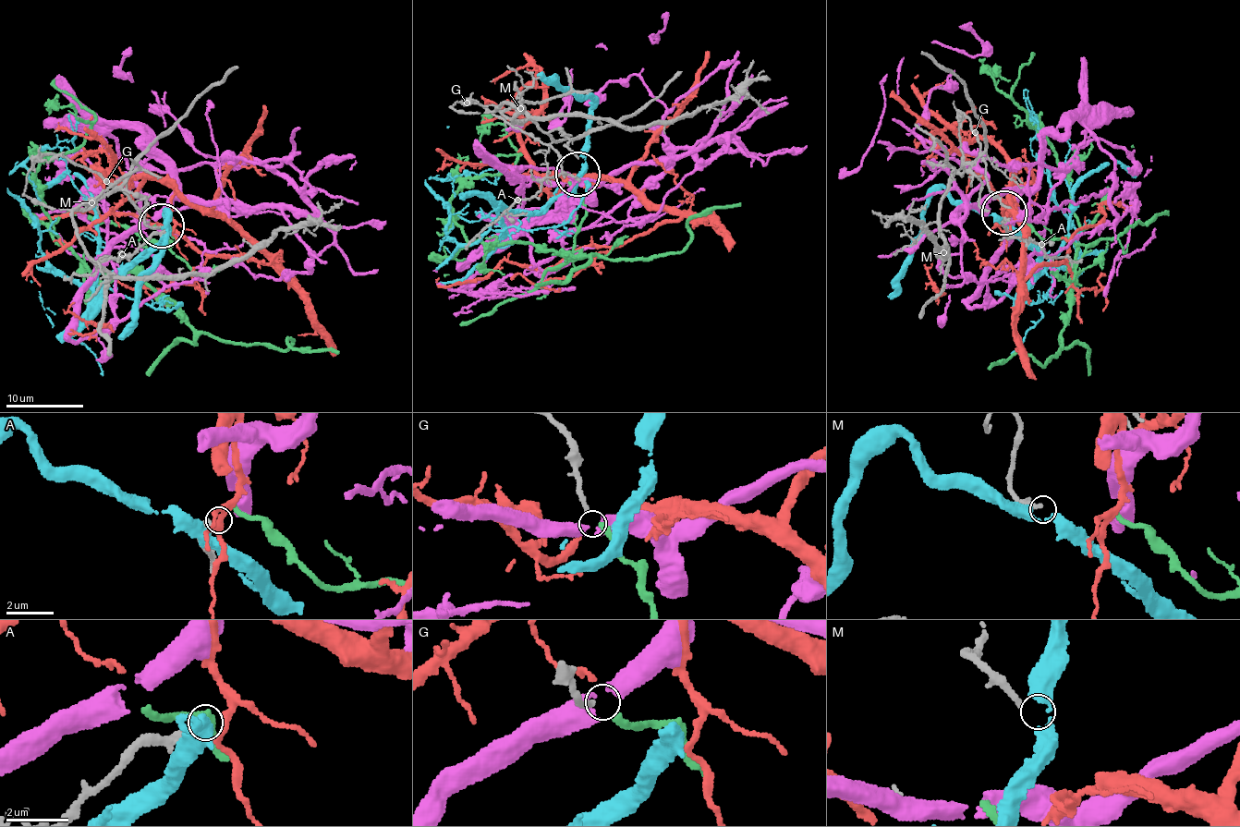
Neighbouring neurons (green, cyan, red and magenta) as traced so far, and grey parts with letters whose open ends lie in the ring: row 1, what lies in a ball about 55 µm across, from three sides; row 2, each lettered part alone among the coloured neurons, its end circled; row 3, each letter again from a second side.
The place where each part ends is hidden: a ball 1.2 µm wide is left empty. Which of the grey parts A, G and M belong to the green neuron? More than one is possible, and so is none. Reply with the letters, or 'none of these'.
G

